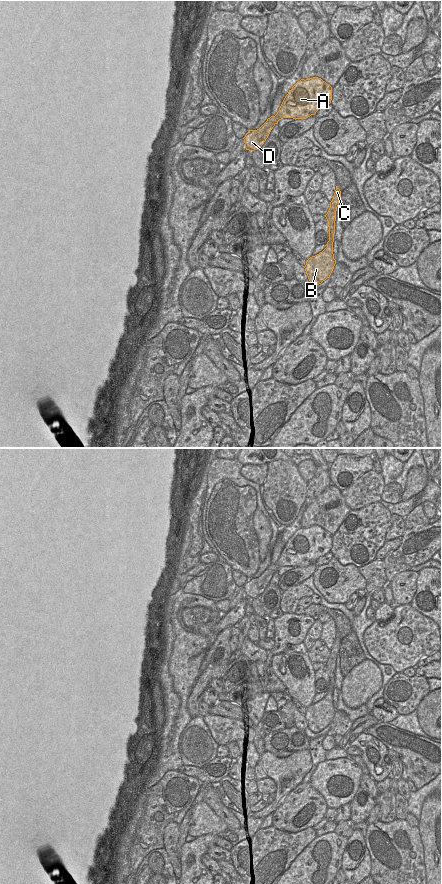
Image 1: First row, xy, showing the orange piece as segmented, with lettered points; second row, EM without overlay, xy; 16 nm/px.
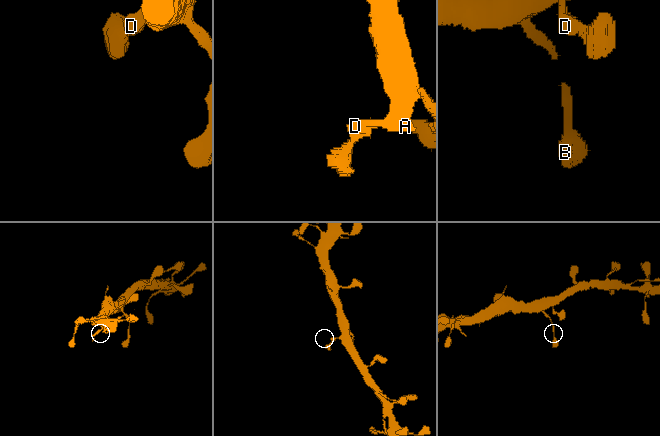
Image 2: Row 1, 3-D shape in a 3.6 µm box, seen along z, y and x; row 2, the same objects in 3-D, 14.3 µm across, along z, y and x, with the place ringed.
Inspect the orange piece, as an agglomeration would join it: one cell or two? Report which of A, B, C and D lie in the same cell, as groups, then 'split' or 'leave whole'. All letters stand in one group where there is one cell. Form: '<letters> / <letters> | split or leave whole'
A B C D | leave whole

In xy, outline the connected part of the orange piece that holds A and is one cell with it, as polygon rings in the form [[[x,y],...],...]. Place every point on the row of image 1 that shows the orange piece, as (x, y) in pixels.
[[[321,78],[301,79],[289,90],[275,116],[268,118],[259,129],[248,131],[243,138],[246,150],[259,149],[279,120],[306,119],[330,104],[331,100],[332,87]]]

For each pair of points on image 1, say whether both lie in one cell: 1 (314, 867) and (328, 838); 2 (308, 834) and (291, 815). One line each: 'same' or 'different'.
1: same
2: different

